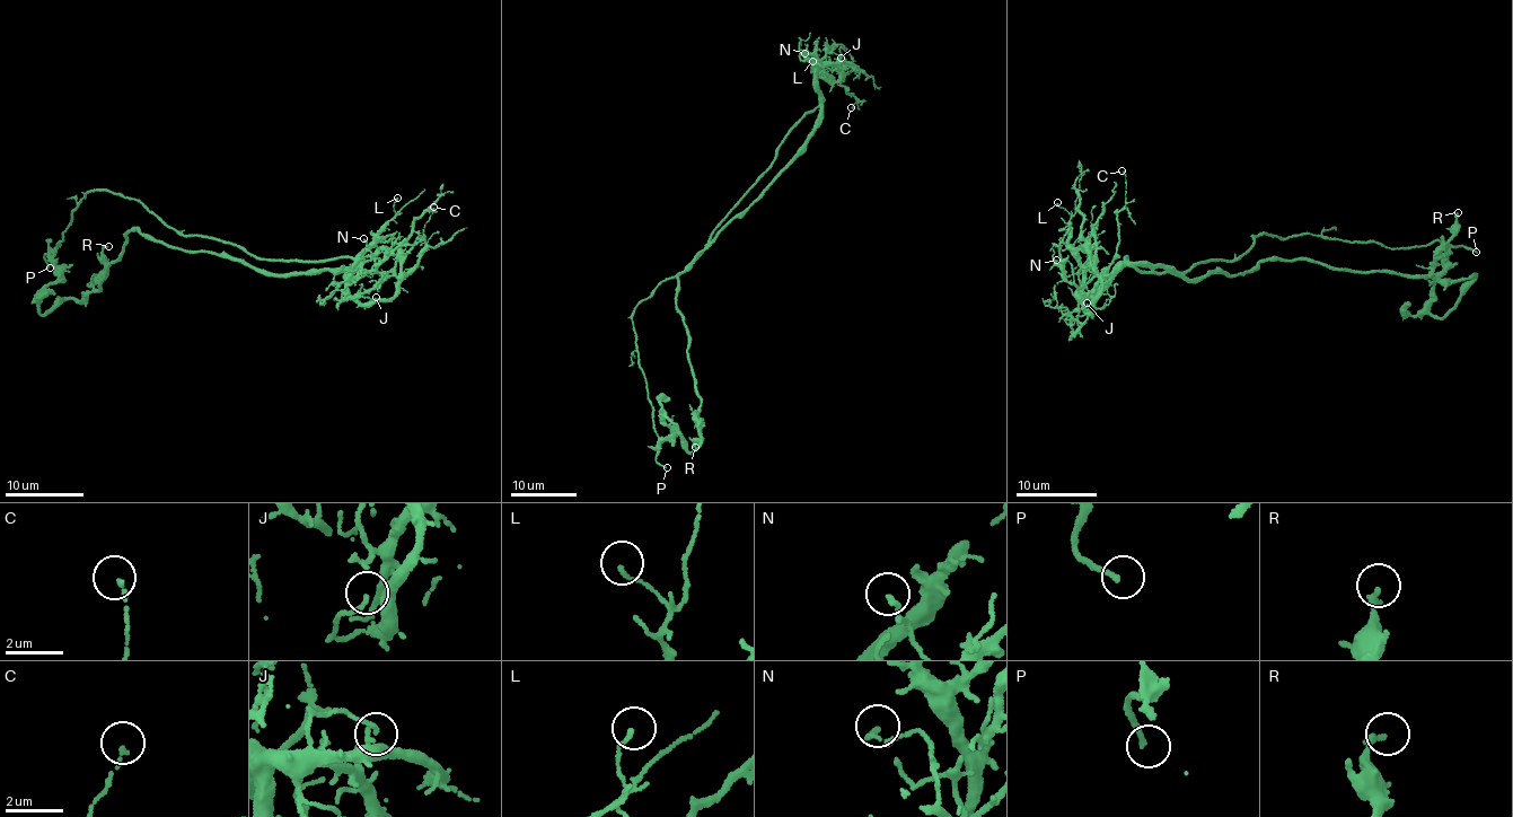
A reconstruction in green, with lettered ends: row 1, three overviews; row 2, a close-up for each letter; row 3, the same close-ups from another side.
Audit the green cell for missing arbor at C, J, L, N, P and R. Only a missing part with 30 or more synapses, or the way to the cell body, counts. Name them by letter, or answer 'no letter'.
P

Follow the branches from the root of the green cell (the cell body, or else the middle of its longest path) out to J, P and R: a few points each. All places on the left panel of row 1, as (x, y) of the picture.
J: (203, 251), (225, 253), (272, 273), (353, 266), (355, 270), (349, 277), (346, 290), (354, 298), (376, 297)
P: (203, 251), (135, 229), (100, 288), (44, 314), (38, 295), (59, 275), (46, 254), (50, 268)
R: (203, 251), (178, 249), (135, 229), (123, 235), (120, 257), (97, 290), (108, 246)

